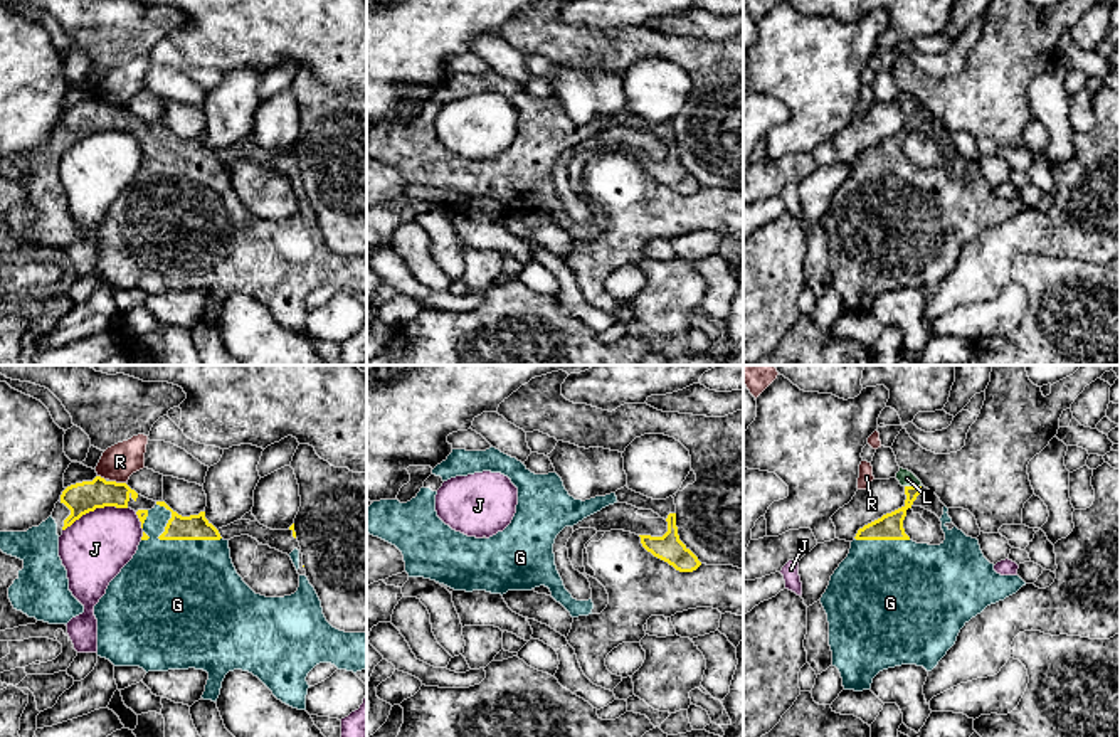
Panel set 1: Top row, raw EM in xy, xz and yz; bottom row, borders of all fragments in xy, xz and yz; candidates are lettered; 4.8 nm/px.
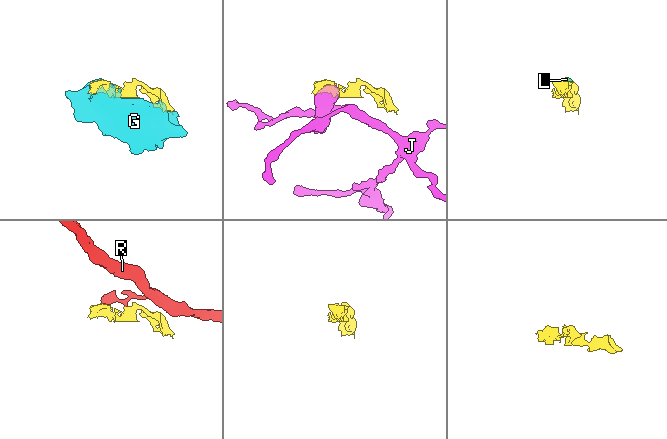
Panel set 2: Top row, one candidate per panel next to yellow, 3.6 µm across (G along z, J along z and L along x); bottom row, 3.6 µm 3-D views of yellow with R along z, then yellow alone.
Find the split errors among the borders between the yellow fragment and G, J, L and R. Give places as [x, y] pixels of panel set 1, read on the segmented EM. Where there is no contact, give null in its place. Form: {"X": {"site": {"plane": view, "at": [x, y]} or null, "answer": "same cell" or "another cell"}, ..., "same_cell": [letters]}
{"G": {"site": {"plane": "xy", "at": [170, 539]}, "answer": "same cell"}, "J": {"site": {"plane": "xy", "at": [95, 509]}, "answer": "another cell"}, "L": {"site": {"plane": "yz", "at": [913, 487]}, "answer": "same cell"}, "R": {"site": {"plane": "xy", "at": [118, 483]}, "answer": "another cell"}, "same_cell": ["G", "L"]}

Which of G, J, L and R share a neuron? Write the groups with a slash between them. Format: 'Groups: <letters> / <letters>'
Groups: G L / J / R

